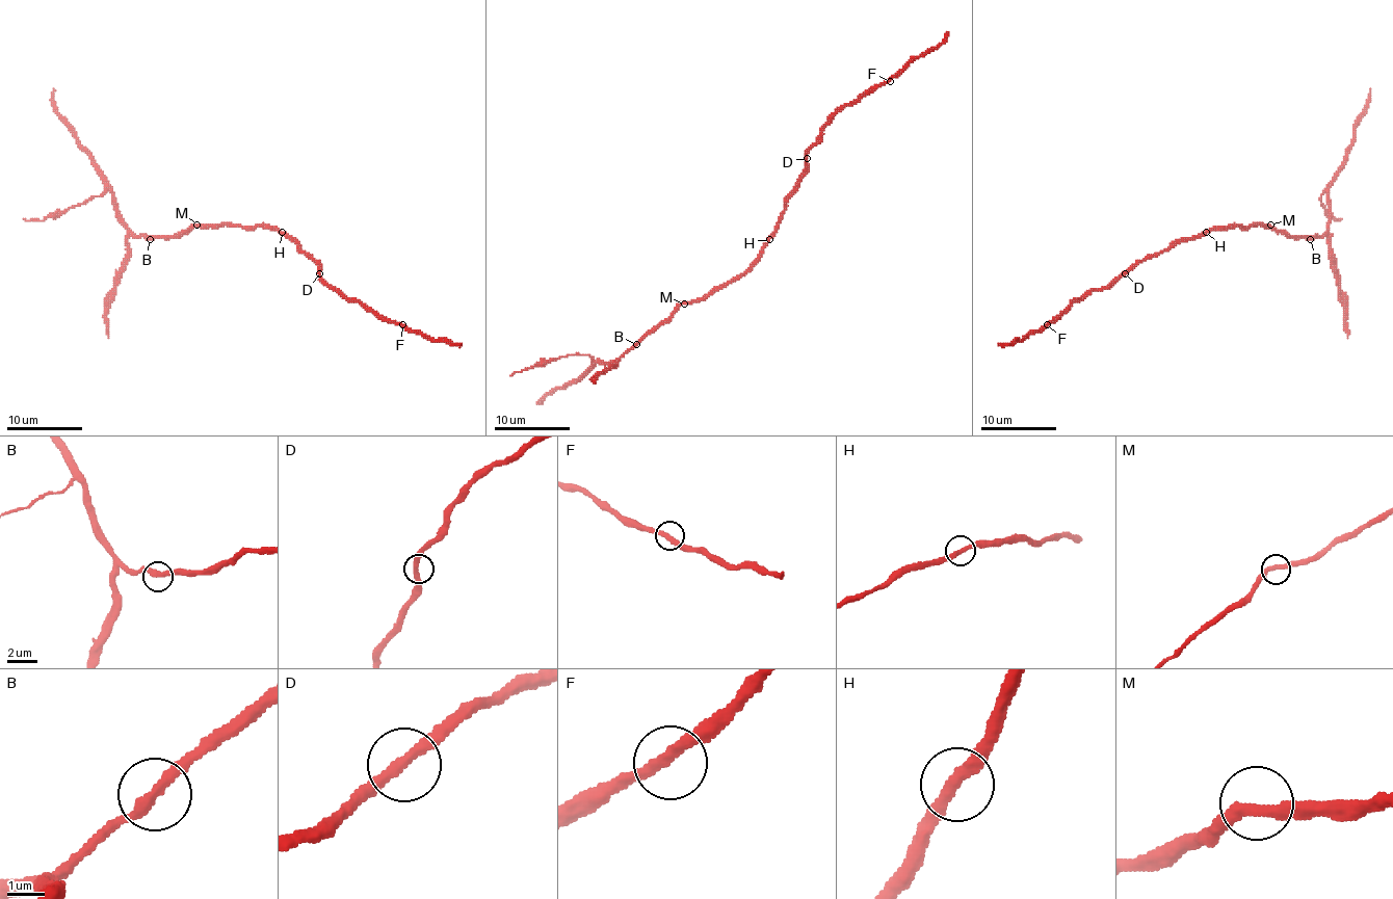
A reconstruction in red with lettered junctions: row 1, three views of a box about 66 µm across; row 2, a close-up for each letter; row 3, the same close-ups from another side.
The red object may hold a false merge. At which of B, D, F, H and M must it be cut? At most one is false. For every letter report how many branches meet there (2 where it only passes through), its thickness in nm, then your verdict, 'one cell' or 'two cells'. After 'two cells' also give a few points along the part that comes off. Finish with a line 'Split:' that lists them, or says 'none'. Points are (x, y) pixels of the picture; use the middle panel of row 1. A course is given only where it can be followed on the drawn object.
B: 2 branches meet; 320 nm thick; one cell
D: 2 branches meet; 320 nm thick; one cell
F: 2 branches meet; 320 nm thick; one cell
H: 2 branches meet; 320 nm thick; one cell
M: 2 branches meet; 320 nm thick; one cell
Split: none

